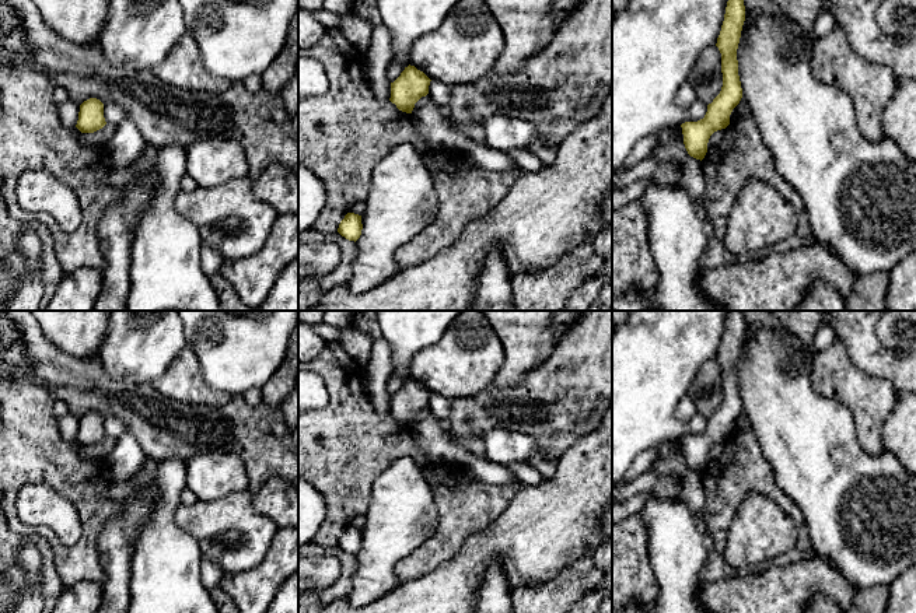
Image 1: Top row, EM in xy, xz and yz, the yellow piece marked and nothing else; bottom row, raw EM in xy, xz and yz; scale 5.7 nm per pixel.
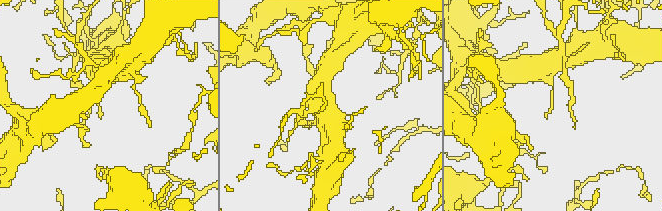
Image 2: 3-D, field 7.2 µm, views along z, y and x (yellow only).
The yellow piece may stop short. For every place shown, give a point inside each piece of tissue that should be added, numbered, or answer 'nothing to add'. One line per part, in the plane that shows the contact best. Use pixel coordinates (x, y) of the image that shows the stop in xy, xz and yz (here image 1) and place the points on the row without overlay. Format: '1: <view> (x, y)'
nothing to add

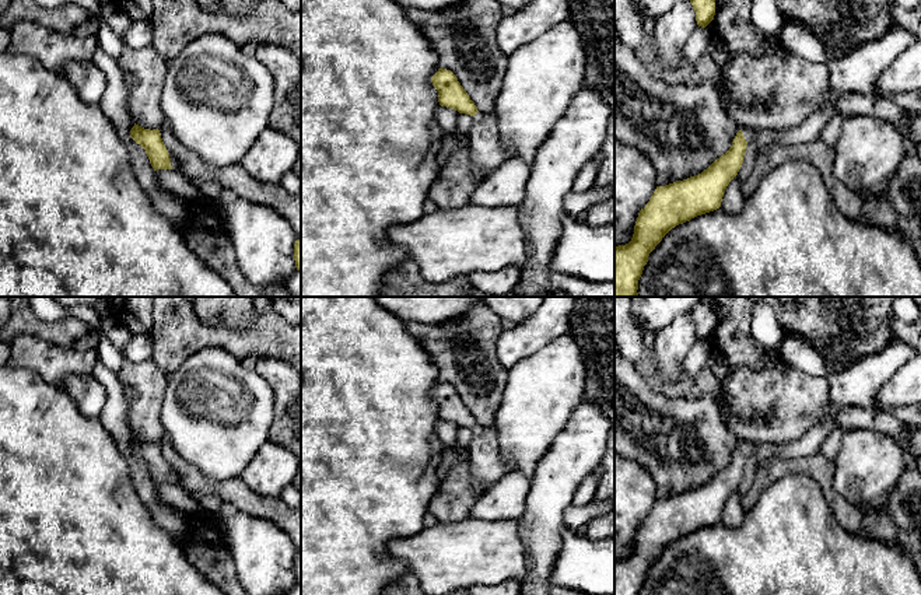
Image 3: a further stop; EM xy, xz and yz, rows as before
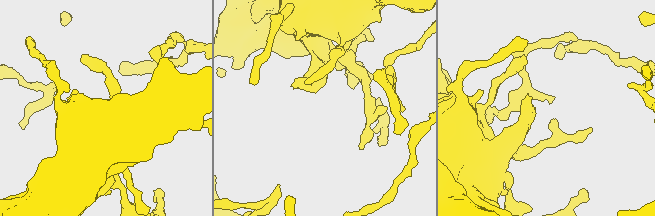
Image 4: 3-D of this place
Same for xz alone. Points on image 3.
1: xz (487, 465)

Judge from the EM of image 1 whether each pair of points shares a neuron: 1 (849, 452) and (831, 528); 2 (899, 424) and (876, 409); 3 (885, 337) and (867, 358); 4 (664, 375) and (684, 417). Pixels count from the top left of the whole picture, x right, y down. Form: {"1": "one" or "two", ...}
{"1": "one", "2": "two", "3": "two", "4": "two"}

